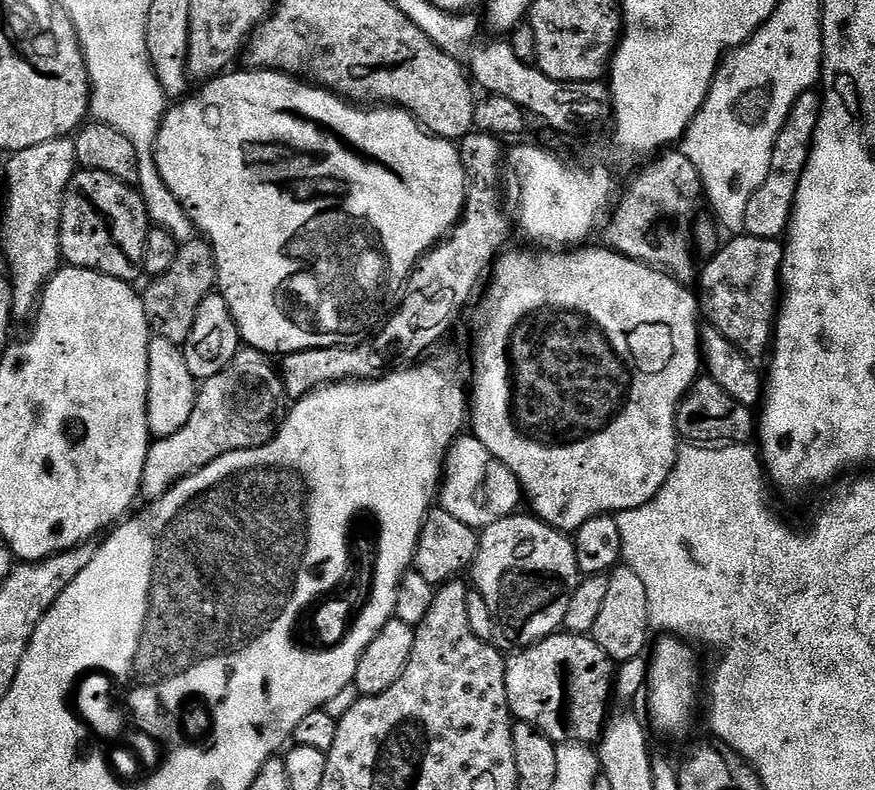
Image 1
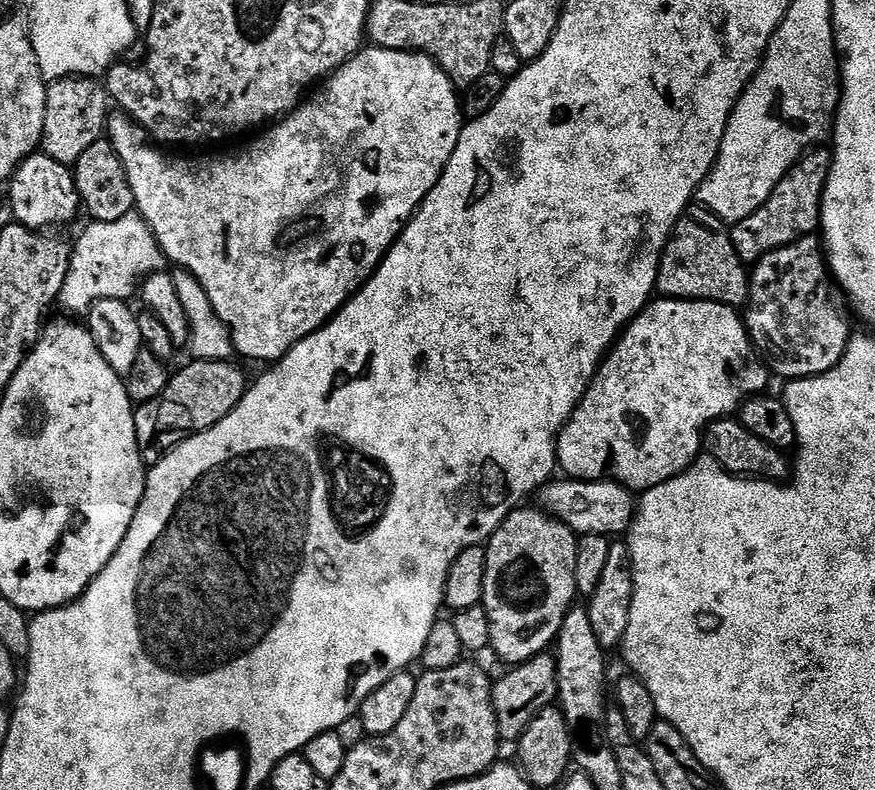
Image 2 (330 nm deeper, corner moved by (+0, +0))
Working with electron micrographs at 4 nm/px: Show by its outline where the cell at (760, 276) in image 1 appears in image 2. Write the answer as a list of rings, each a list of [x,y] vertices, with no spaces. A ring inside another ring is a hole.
[[[819,235],[803,236],[793,244],[782,246],[766,254],[751,269],[748,302],[742,312],[744,326],[753,345],[770,361],[771,371],[775,375],[777,372],[778,375],[784,376],[785,381],[826,374],[826,370],[840,366],[840,359],[848,351],[850,339],[848,316],[850,317],[849,305],[844,293],[832,278],[828,257]]]

